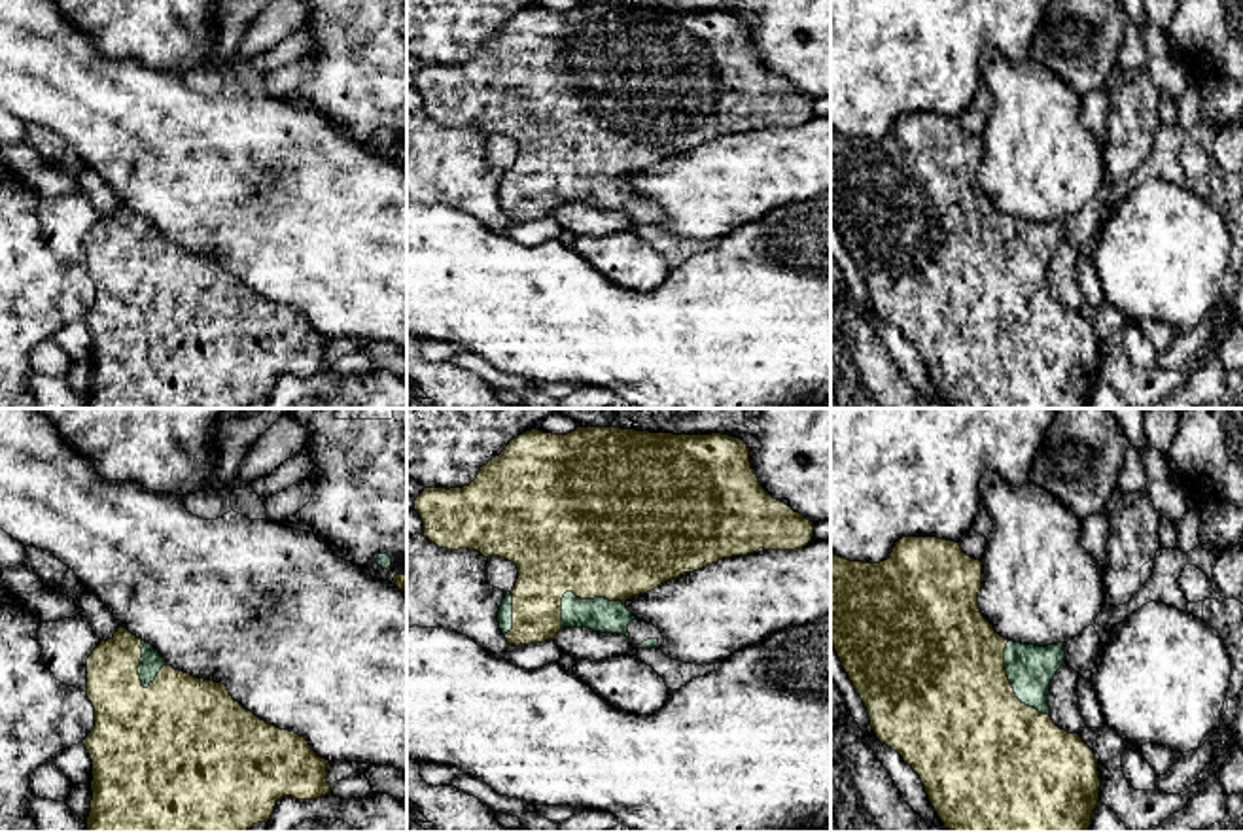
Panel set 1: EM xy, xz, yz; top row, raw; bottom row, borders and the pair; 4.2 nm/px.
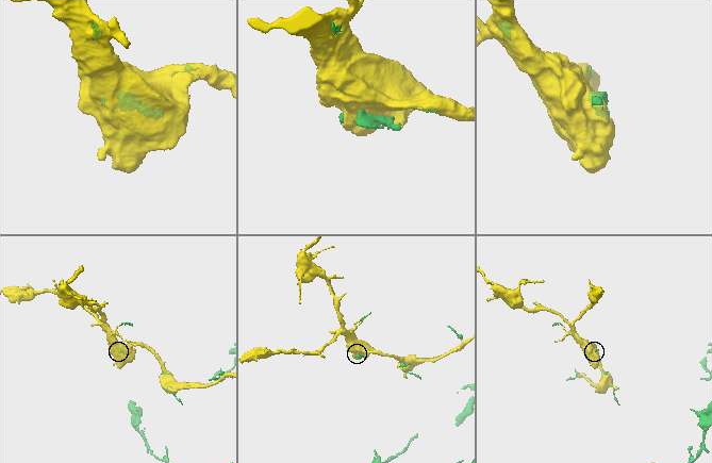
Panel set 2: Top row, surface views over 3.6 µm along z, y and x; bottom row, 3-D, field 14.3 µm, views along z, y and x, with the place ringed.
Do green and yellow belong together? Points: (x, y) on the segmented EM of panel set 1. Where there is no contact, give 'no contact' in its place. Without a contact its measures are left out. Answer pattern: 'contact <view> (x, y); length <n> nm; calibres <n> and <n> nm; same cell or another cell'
contact xz (577, 598); length 300 nm; calibres 140 and 460 nm; same cell

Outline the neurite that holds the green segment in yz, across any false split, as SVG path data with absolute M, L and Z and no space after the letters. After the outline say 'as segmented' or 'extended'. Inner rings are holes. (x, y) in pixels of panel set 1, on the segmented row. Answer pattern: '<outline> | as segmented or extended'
M902 537L880 563L849 562L831 552L831 645L861 696L876 737L897 751L919 775L931 806L950 832L1090 832L1092 813L1099 804L1099 771L1094 751L1078 734L1054 724L1048 707L1050 683L1065 664L1063 643L1035 647L1001 637L978 609L982 562L967 556L959 543L937 537Z | extended

